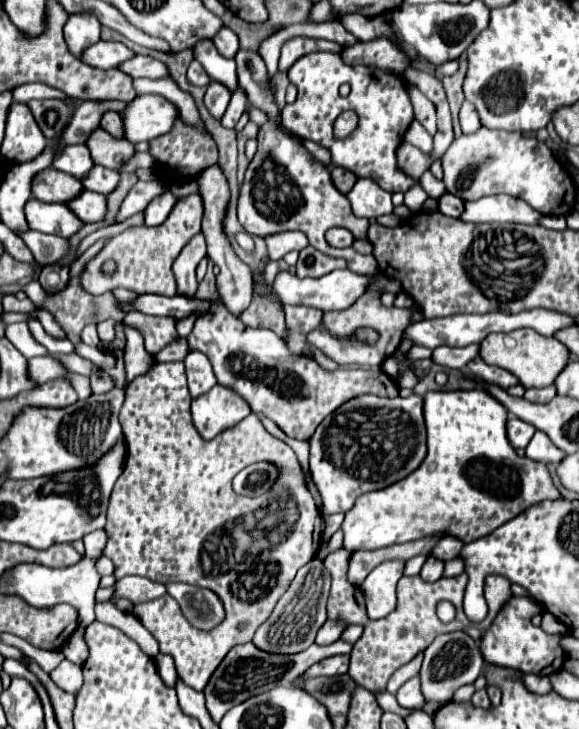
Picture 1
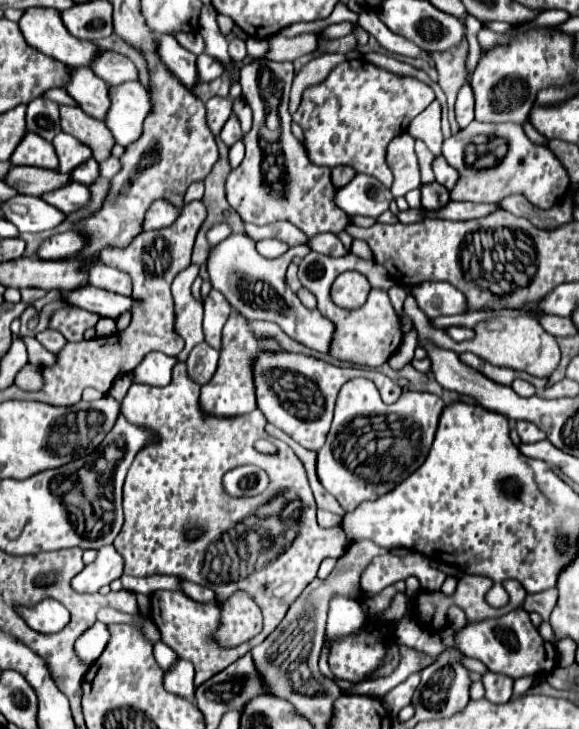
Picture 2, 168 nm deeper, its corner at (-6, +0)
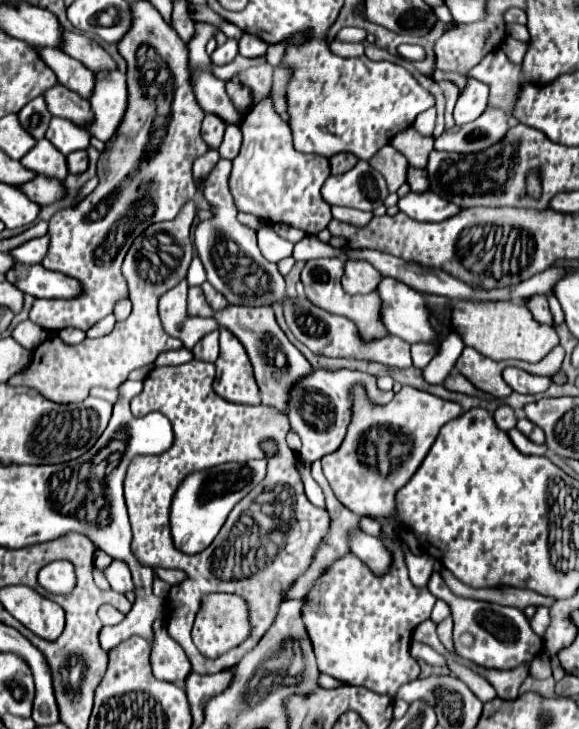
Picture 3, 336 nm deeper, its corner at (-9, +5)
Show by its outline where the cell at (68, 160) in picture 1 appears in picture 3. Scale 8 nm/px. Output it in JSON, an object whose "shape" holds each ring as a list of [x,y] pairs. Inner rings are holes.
{"shape":[[[52,117],[50,127],[46,131],[46,139],[62,153],[70,155],[72,151],[86,149],[90,145],[90,135],[86,129],[78,127],[76,123],[62,119],[62,117]]]}

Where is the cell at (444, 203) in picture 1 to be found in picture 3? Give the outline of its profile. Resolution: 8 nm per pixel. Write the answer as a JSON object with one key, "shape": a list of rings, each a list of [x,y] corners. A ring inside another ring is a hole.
{"shape":[[[408,167],[408,169],[406,169],[406,183],[410,185],[410,189],[412,189],[414,193],[428,191],[428,179],[426,179],[426,171],[424,171],[424,169]]]}

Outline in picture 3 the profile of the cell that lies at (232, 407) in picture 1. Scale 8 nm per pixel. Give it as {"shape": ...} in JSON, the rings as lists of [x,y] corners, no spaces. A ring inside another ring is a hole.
{"shape":[[[224,327],[220,329],[220,355],[218,355],[218,361],[216,361],[214,391],[230,403],[260,405],[260,391],[256,387],[256,379],[254,379],[254,373],[252,373],[250,359],[248,359],[248,355],[244,355],[244,347],[240,347],[240,341]]]}

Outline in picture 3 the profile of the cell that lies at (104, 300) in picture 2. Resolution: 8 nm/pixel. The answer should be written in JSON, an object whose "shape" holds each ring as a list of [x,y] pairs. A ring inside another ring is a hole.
{"shape":[[[14,263],[12,269],[6,271],[6,281],[10,281],[14,287],[18,287],[22,293],[38,297],[38,299],[70,299],[80,295],[80,283],[76,279],[66,277],[64,273],[50,271],[36,265],[26,263]]]}

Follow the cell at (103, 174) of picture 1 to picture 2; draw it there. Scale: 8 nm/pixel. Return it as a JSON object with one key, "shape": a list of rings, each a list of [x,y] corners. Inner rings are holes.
{"shape":[[[89,158],[89,162],[81,164],[81,168],[77,168],[77,172],[71,174],[75,182],[81,182],[81,184],[93,184],[97,178],[99,178],[99,164],[95,158]]]}

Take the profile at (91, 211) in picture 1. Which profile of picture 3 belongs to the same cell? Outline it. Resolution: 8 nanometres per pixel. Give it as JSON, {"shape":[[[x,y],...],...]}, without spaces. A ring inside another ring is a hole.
{"shape":[[[38,175],[38,177],[30,179],[28,183],[20,185],[18,189],[38,205],[48,205],[48,203],[52,203],[52,201],[56,201],[64,195],[64,185],[56,179],[44,177],[44,175]]]}

